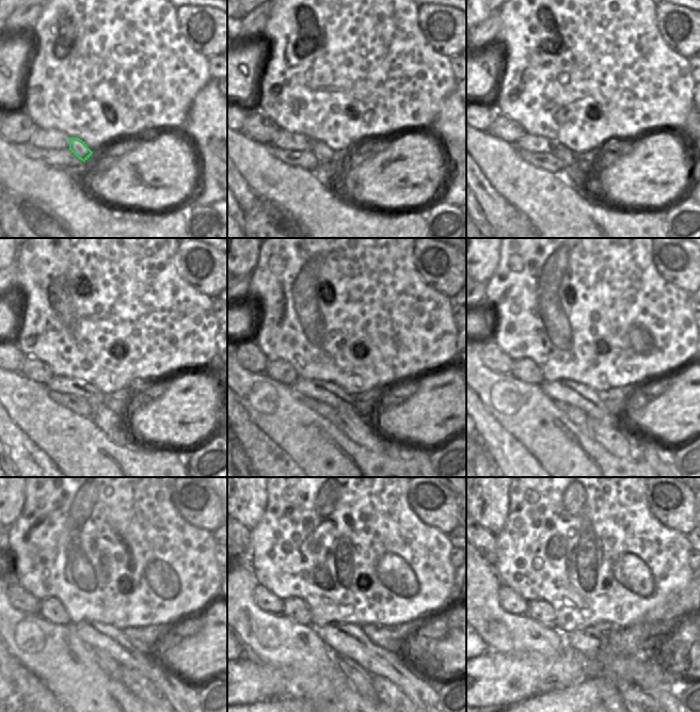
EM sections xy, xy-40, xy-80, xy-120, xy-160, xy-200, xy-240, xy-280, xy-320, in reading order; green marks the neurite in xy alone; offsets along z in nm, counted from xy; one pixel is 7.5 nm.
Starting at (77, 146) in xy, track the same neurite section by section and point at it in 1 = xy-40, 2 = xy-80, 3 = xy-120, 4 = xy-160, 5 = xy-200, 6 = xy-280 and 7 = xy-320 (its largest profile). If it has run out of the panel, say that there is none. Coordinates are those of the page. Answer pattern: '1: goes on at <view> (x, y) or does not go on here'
1: goes on at xy-40 (327, 157)
2: goes on at xy-80 (574, 171)
3: goes on at xy-120 (105, 418)
4: goes on at xy-160 (358, 428)
5: goes on at xy-200 (609, 436)
6: goes on at xy-280 (386, 692)
7: goes on at xy-320 (630, 694)

